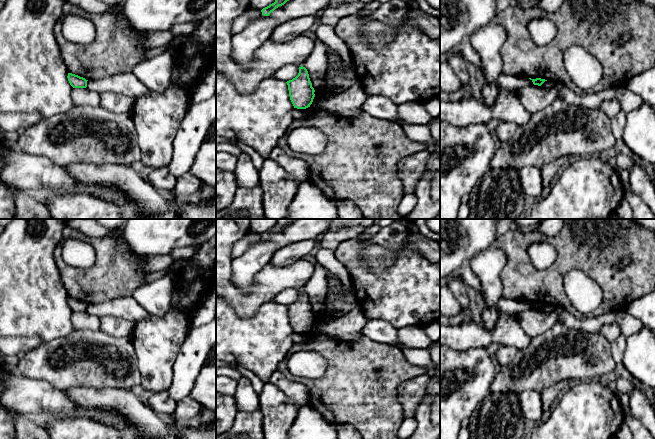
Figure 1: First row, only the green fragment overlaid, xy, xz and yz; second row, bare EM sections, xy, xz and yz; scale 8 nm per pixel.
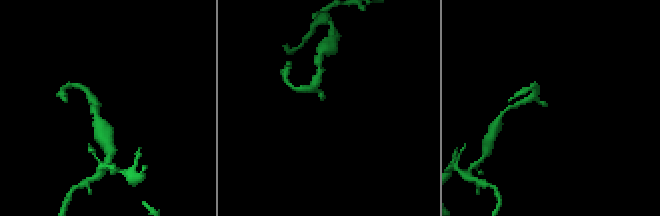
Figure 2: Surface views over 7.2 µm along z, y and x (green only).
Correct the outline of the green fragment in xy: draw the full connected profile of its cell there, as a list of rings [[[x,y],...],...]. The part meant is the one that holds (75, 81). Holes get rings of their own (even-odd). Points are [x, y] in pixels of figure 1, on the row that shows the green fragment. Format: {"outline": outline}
{"outline": [[[68,73],[68,81],[70,83],[70,85],[73,88],[86,88],[87,87],[87,81],[85,78],[80,77],[78,75],[72,74],[72,73]]]}

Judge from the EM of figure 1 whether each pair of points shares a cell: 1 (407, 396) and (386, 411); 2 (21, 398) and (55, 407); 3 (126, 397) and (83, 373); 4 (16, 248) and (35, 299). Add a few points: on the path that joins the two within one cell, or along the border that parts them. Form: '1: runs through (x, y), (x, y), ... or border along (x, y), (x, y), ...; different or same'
1: border along (408, 379), (397, 388), (397, 400), (404, 418); different
2: runs through (29, 398), (47, 399); same
3: border along (84, 387), (131, 390); different
4: runs through (22, 261), (22, 286); same

